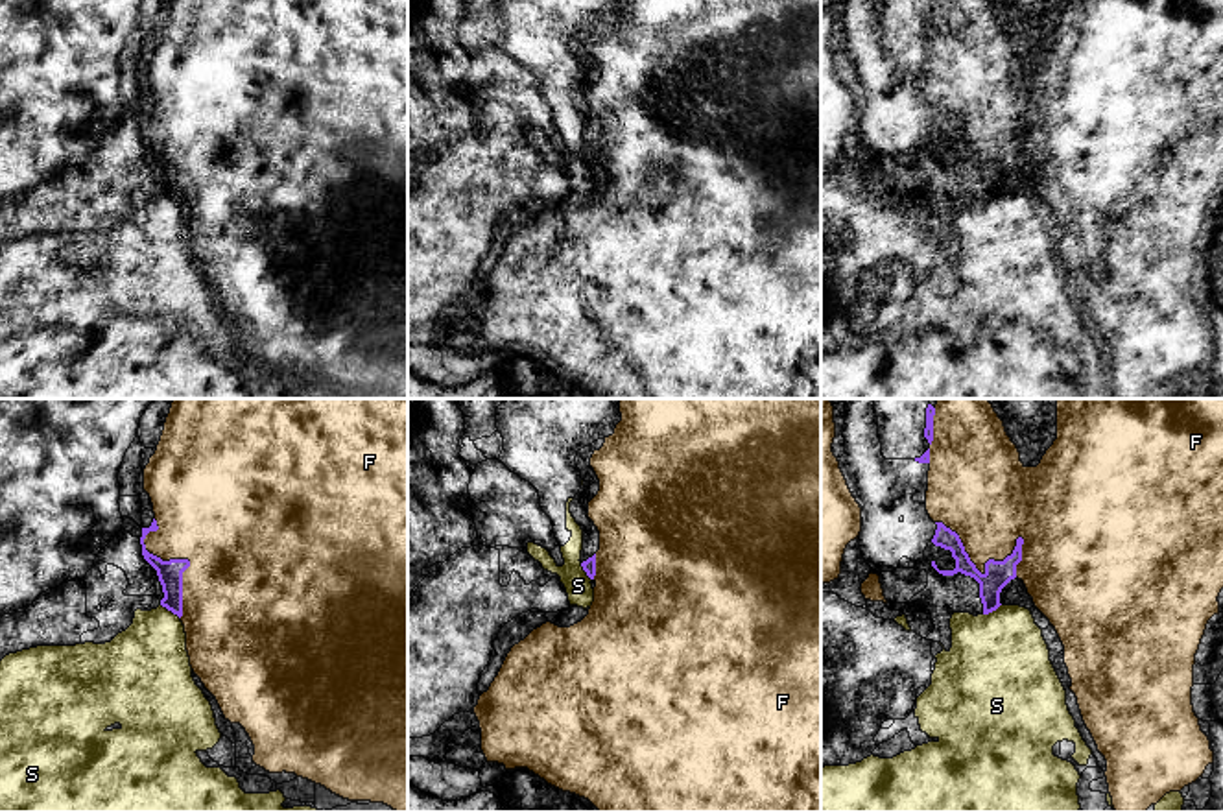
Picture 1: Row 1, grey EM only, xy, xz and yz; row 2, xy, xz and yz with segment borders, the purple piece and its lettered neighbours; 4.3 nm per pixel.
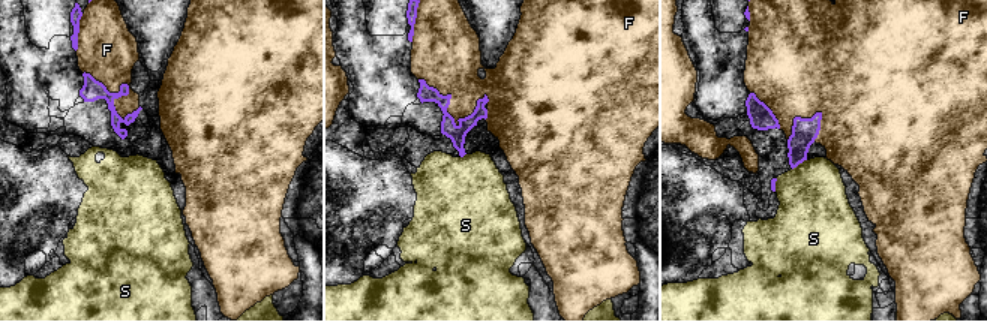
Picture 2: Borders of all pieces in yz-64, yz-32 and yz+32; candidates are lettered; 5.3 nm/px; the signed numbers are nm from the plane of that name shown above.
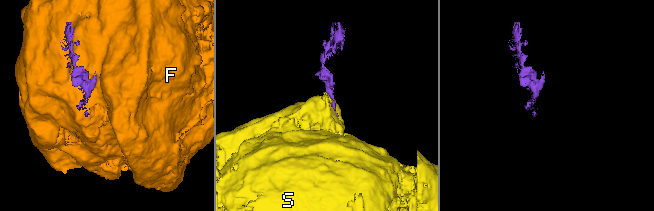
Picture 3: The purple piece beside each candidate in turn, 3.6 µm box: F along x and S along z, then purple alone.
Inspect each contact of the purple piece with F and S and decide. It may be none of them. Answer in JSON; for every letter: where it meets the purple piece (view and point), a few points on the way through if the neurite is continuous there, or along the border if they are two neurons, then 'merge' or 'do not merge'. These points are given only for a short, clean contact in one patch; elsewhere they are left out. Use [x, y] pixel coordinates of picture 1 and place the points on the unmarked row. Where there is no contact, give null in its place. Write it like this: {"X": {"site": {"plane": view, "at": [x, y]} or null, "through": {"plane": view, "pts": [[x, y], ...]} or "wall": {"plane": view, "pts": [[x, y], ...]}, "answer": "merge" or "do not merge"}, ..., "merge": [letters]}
{"F": {"site": {"plane": "yz", "at": [993, 146]}, "answer": "do not merge"}, "S": {"site": {"plane": "xy", "at": [170, 196]}, "wall": {"plane": "xy", "pts": [[161, 191], [179, 205]]}, "answer": "do not merge"}, "merge": []}

